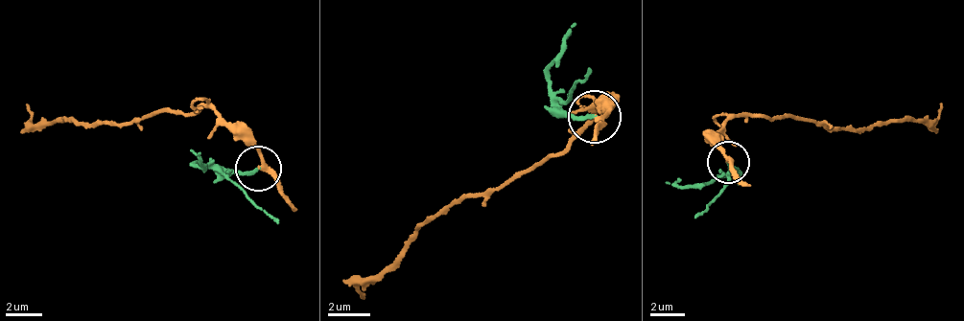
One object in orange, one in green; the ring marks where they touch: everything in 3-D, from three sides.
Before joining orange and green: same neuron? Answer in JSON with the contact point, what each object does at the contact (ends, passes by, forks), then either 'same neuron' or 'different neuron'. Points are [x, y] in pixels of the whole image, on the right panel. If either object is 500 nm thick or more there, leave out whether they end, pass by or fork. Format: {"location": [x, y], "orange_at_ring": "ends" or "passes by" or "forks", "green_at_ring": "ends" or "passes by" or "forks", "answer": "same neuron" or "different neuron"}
{"location": [728, 162], "orange_at_ring": "passes by", "green_at_ring": "ends", "answer": "same neuron"}

